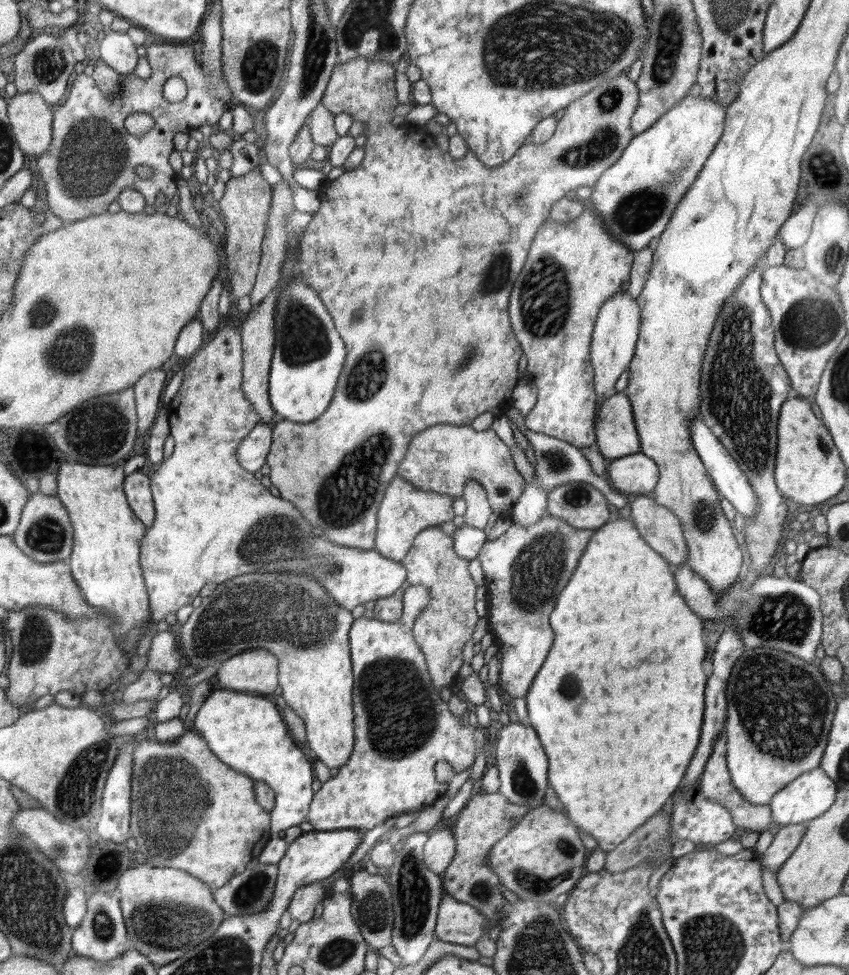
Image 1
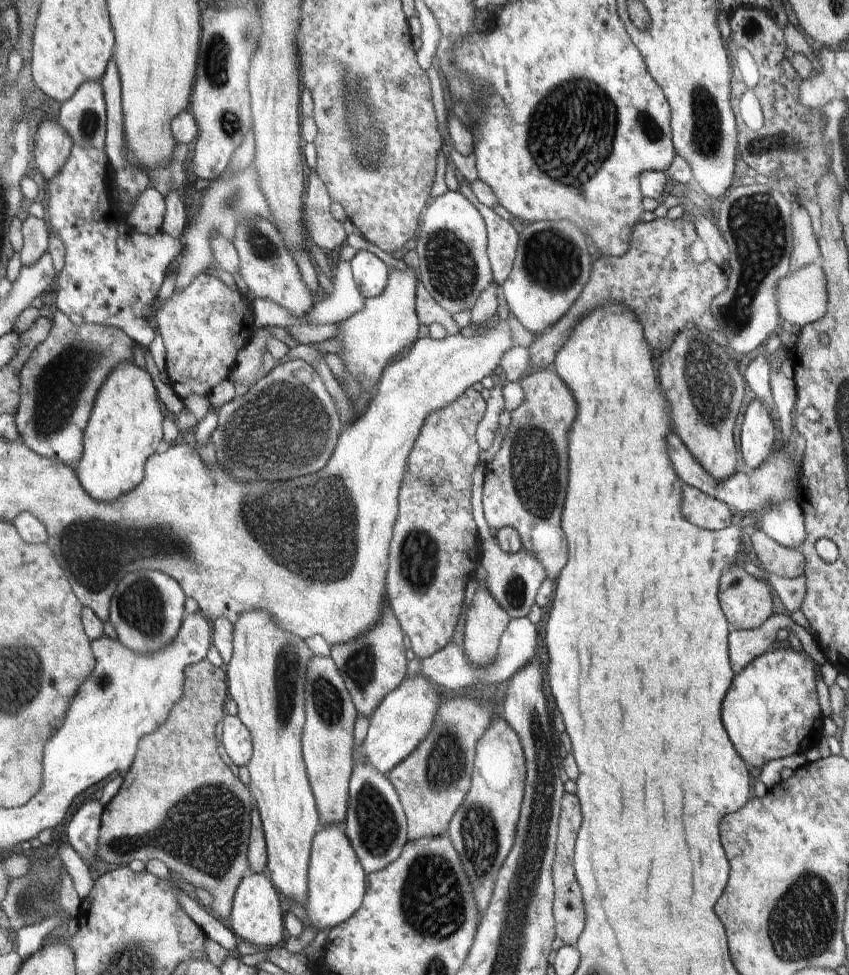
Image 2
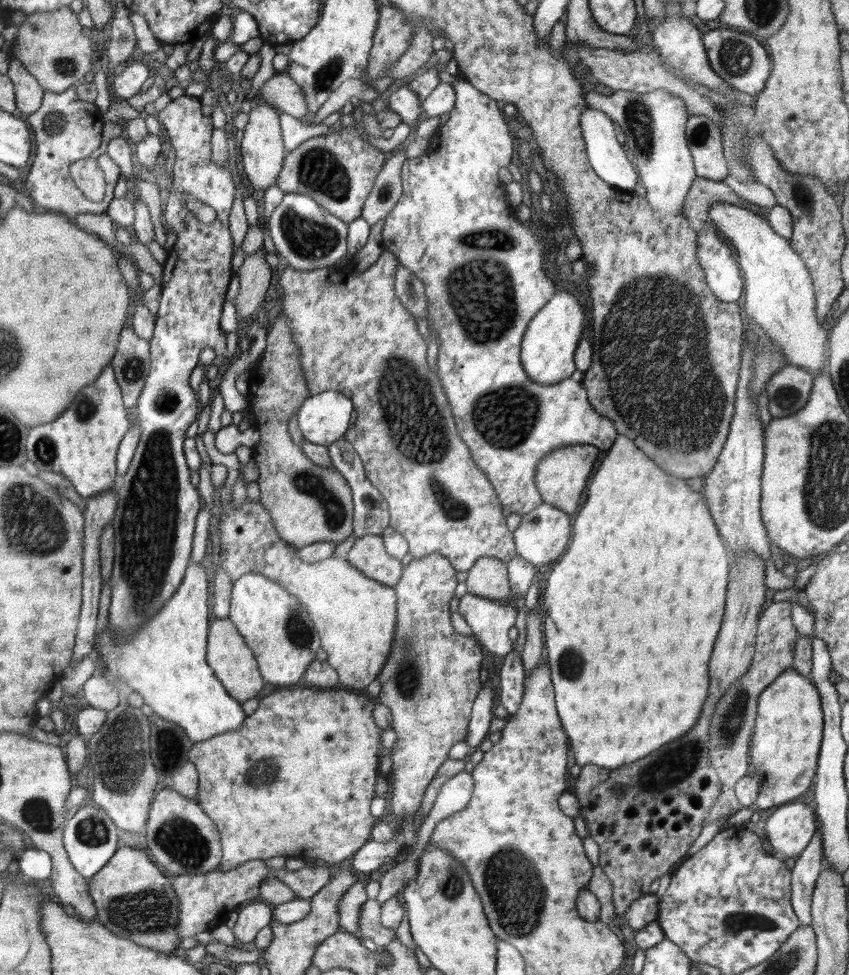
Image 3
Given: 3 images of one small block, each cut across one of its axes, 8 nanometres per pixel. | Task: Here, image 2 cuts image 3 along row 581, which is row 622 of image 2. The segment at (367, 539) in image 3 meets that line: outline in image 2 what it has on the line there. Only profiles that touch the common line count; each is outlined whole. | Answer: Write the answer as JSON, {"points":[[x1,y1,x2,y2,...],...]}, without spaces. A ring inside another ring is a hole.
{"points":[[384,593,384,604,382,604,382,616,372,626,372,630,366,630,364,634,356,636,348,644,336,644,331,646,331,657,340,671,340,676,352,697,358,716,370,718,372,712,380,706,380,702,386,698,404,680,407,669,405,657,404,633,392,608,388,604,386,593]]}

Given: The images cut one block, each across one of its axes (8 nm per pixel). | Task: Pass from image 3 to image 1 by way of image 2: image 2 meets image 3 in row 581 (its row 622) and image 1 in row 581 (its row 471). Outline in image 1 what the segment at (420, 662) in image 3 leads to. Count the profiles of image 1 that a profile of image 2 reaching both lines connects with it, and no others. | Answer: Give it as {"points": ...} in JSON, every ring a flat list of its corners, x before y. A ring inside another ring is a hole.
{"points":[[439,526,428,527,416,535,412,546,409,548,408,554,400,562,401,566,406,568,407,574,402,586,394,594,388,597,382,597,375,600,374,619,384,622,398,622,403,613,403,594,409,586,424,586,430,594,430,603,422,609,422,613,414,619,413,634,416,644,420,647,422,654,425,656,425,661,431,676,434,688,441,692,444,687,450,688,452,682,459,677,458,672,460,667,465,662,462,661,462,650,464,644,472,639,472,633,476,622,480,620,480,616,474,609,476,604,476,583,472,580,469,567,470,560,458,556,454,551,454,537,449,536,442,531]]}

